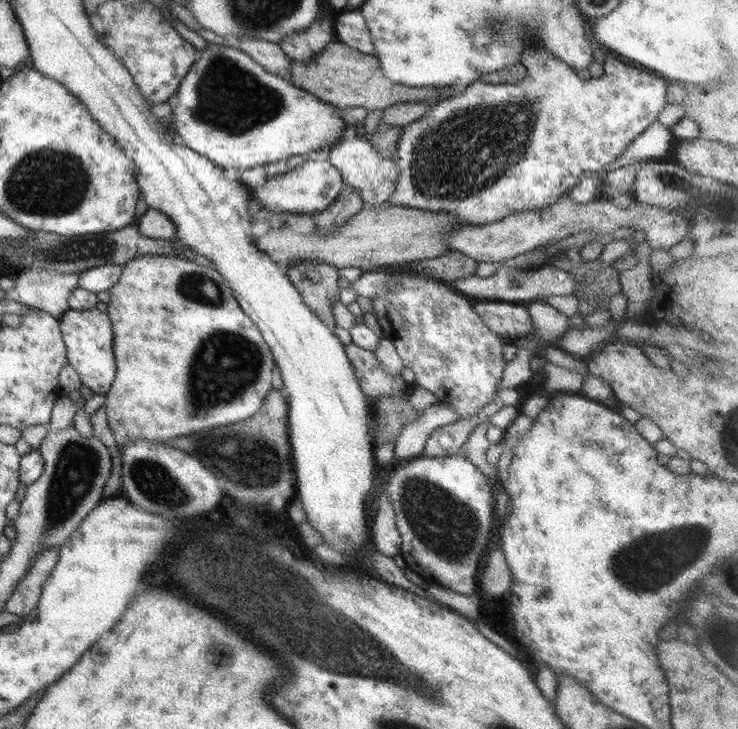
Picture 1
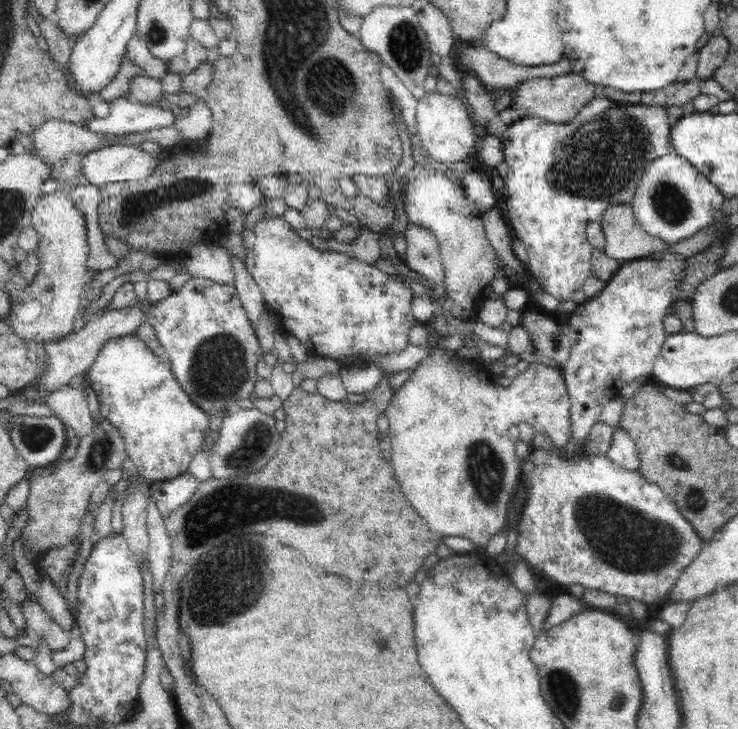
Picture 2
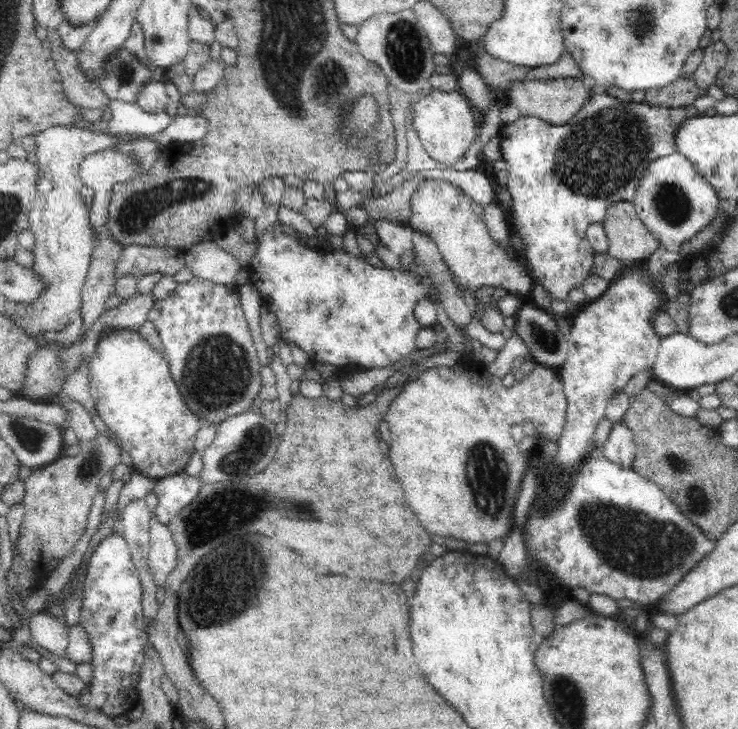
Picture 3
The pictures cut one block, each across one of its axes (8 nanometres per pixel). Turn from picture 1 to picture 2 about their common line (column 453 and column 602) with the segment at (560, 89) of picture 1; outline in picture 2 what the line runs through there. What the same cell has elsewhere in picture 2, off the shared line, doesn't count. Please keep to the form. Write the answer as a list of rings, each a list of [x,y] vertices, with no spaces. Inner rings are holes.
[[[596,96],[568,123],[554,124],[530,117],[508,125],[499,137],[508,165],[503,177],[506,220],[512,236],[525,246],[529,259],[527,271],[535,287],[560,302],[570,301],[574,292],[582,289],[591,276],[593,246],[587,239],[588,223],[600,220],[608,206],[631,204],[645,166],[673,152],[670,129],[671,122],[663,106],[628,105]]]

